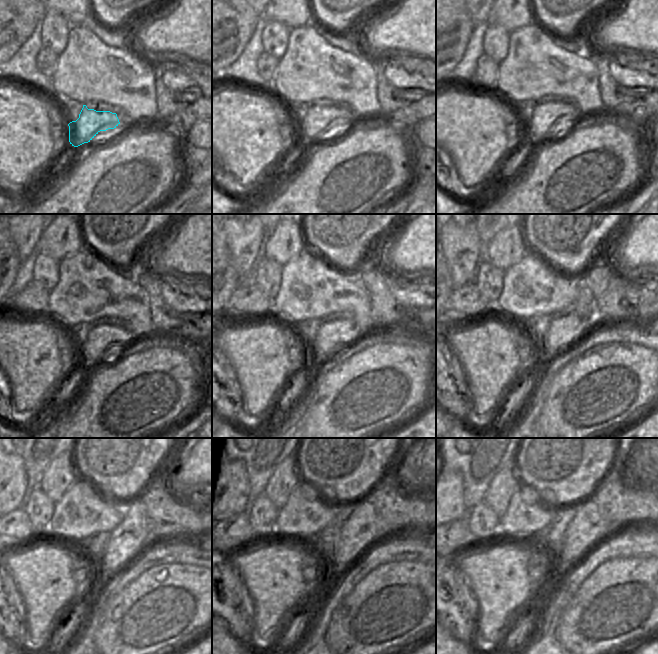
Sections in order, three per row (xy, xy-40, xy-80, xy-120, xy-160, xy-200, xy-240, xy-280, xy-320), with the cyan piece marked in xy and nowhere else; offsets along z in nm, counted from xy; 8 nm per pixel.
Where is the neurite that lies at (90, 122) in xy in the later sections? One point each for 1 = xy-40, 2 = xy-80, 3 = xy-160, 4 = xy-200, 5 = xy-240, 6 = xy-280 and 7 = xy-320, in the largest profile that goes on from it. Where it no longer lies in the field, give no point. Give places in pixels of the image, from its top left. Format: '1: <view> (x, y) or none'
1: xy-40 (318, 119)
2: xy-80 (546, 116)
3: xy-160 (341, 332)
4: xy-200 (566, 329)
5: xy-240 (131, 535)
6: xy-280 (362, 526)
7: xy-320 (588, 527)

